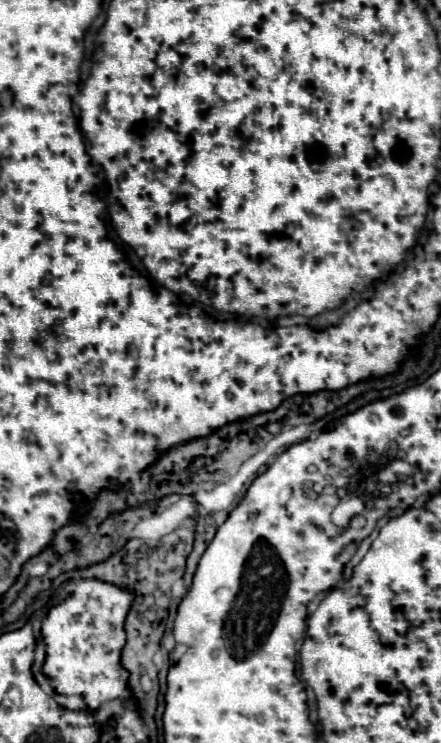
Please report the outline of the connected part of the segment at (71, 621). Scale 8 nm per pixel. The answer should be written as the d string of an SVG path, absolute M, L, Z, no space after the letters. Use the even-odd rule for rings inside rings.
M86 578L76 580L74 592L64 602L50 608L40 630L46 644L46 658L40 672L46 678L50 676L48 680L54 694L82 696L90 708L122 698L122 690L128 690L130 676L120 664L120 652L126 640L124 620L130 606L132 592L124 592L124 588L116 588L116 584Z

